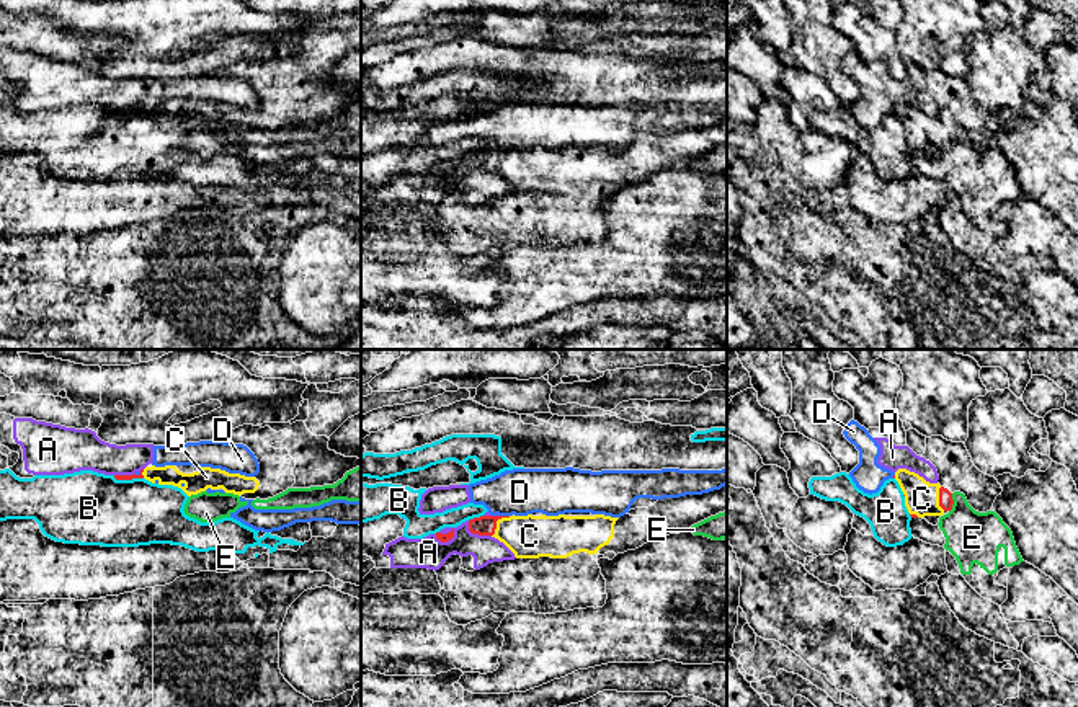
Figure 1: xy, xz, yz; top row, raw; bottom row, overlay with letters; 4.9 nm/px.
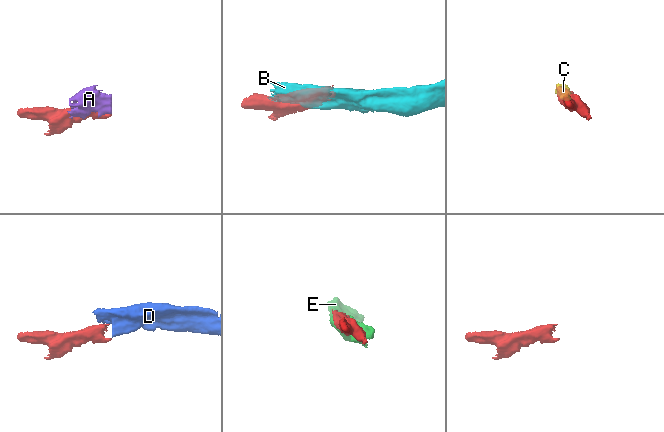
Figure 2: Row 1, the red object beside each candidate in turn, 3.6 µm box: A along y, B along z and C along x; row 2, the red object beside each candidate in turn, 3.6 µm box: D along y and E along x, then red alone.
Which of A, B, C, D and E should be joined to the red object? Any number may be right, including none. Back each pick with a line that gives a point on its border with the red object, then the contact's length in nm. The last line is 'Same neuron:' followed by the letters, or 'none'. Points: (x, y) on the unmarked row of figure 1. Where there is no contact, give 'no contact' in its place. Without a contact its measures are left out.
C: meets red in xz at (495, 157); contact 140 nm long
Same neuron: C

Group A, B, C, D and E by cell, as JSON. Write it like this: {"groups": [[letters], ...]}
{"groups": [["A", "D"], ["B"], ["C"], ["E"]]}

